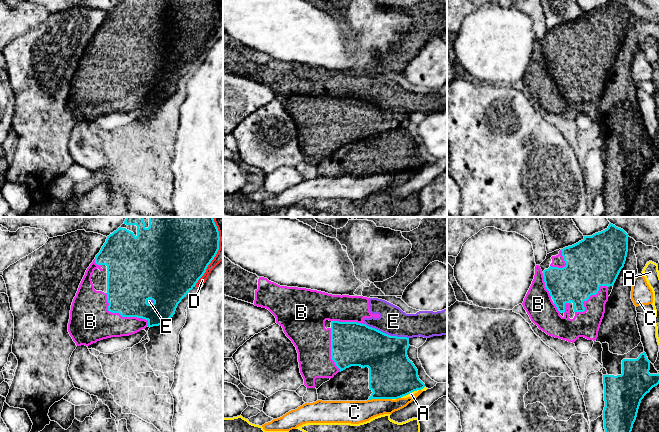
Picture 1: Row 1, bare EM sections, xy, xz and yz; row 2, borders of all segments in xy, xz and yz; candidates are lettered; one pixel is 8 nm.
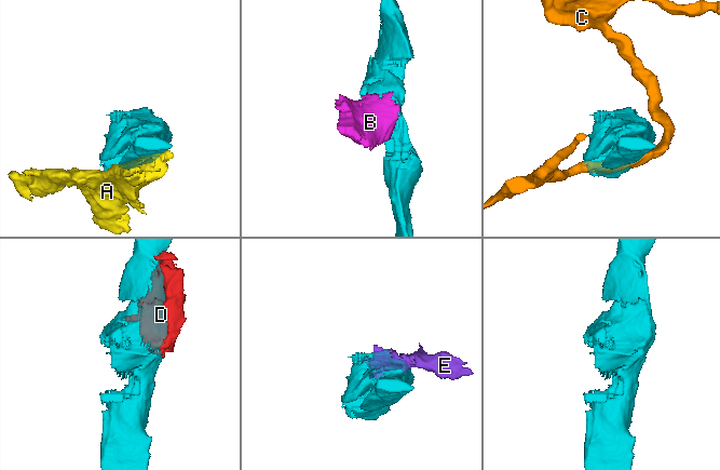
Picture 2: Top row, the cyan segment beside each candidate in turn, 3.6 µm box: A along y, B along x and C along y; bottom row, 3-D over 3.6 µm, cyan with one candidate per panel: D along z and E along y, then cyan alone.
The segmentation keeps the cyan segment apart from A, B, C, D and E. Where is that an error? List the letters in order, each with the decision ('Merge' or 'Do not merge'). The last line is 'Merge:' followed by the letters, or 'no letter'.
A: Do not merge
B: Do not merge
C: Do not merge
D: Do not merge
E: Do not merge
Merge: no letter

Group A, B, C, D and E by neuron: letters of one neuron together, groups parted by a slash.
A B D E / C

